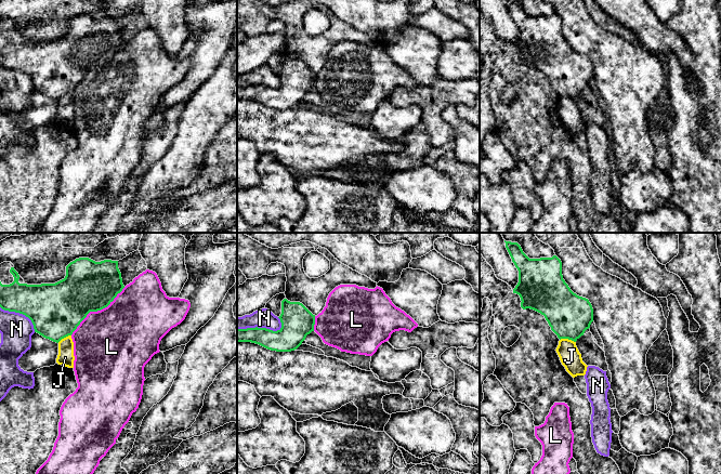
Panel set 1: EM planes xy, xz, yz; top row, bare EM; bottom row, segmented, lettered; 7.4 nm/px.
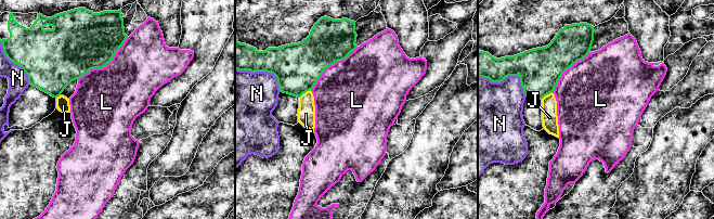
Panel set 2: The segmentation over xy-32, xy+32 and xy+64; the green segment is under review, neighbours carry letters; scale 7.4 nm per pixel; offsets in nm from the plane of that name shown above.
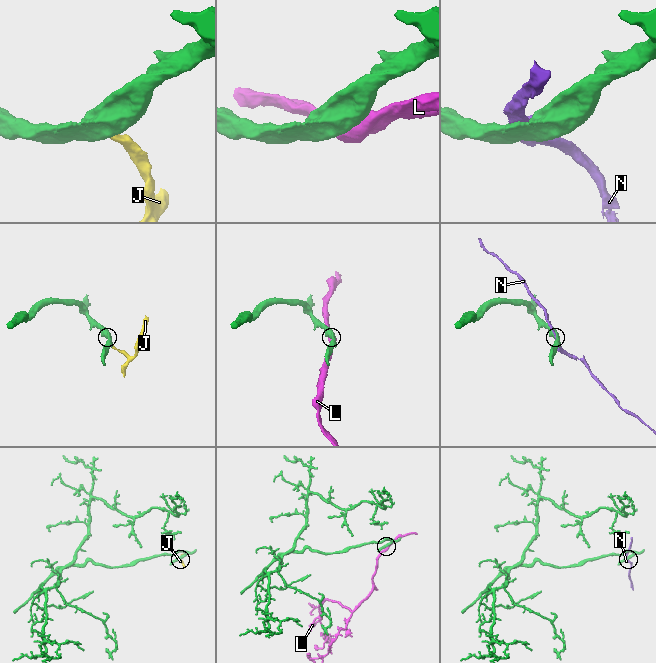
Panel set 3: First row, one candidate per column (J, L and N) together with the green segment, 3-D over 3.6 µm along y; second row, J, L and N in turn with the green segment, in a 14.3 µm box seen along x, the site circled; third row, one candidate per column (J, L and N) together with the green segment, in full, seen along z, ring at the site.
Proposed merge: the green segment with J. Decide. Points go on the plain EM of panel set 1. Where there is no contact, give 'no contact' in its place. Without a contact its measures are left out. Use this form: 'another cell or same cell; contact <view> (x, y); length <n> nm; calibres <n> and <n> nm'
another cell; contact yz (567, 95); length 120 nm; calibres 320 and 160 nm

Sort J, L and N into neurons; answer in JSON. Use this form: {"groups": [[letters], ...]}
{"groups": [["J"], ["L"], ["N"]]}

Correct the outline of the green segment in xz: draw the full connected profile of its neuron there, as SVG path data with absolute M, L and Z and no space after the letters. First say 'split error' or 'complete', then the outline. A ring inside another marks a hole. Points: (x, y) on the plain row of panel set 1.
complete; M284 56L278 76L281 85L277 89L258 84L237 87L237 100L251 100L276 109L291 109L314 89L315 73L300 60Z

